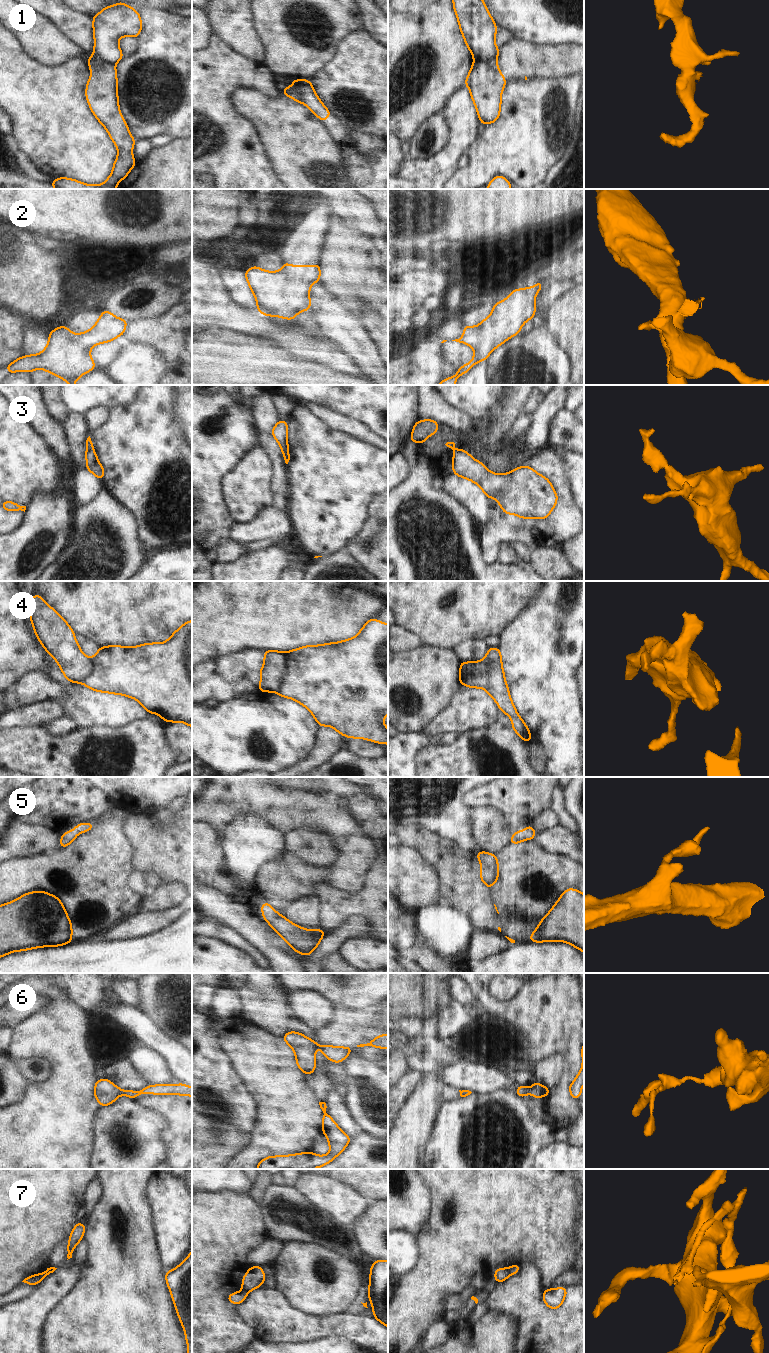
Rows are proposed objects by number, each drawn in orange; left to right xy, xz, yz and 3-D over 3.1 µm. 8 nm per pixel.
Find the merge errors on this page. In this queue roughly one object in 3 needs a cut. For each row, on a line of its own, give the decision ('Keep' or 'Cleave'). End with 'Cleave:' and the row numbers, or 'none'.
1: Cleave
2: Keep
3: Cleave
4: Cleave
5: Keep
6: Keep
7: Cleave
Cleave: 1, 3, 4, 7.

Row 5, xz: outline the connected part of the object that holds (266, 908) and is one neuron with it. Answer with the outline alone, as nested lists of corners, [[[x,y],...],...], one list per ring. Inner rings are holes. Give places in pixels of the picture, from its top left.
[[[268,902],[262,904],[261,912],[273,930],[279,933],[293,950],[302,955],[309,956],[326,934],[322,929],[308,930],[295,925],[278,911],[274,911]]]

